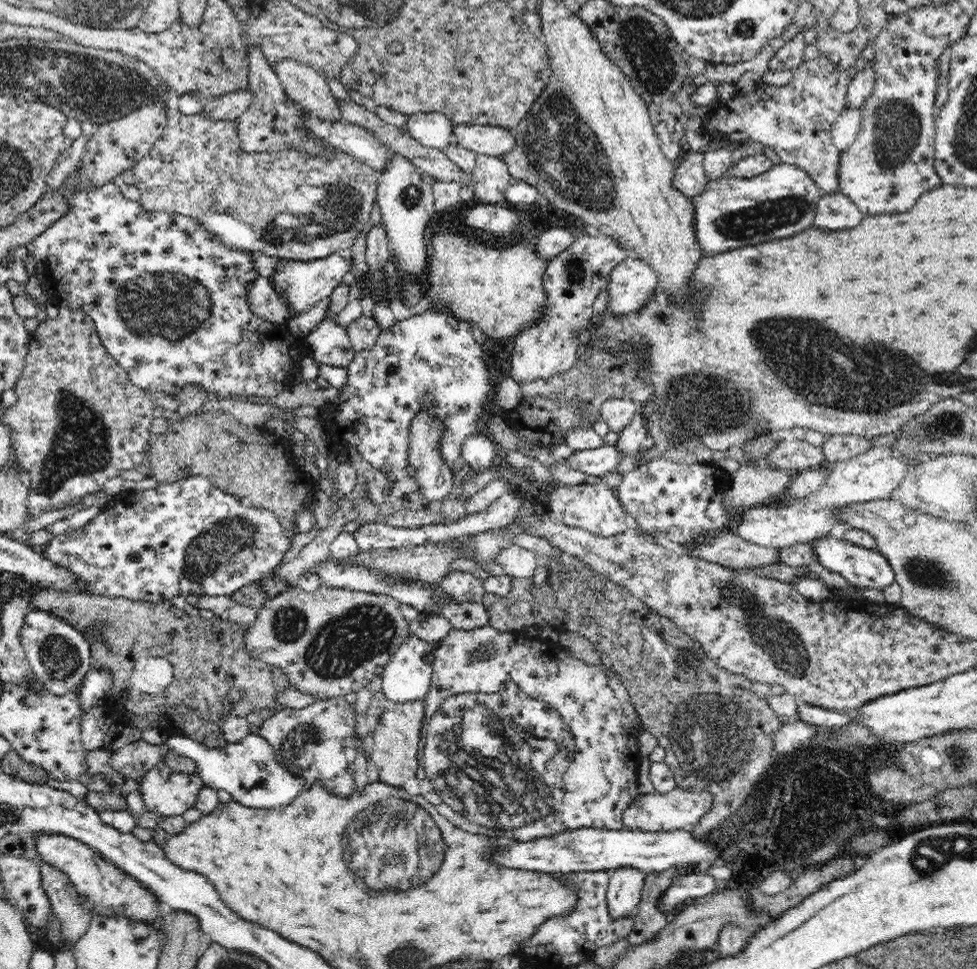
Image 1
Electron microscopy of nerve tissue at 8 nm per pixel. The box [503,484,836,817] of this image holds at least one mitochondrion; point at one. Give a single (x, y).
(784, 647)

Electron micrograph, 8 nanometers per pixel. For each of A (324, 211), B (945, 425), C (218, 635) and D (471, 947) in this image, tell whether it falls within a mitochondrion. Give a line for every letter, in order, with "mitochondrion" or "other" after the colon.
A: mitochondrion
B: mitochondrion
C: other
D: other

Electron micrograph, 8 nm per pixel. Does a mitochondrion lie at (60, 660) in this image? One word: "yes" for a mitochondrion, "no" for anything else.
yes

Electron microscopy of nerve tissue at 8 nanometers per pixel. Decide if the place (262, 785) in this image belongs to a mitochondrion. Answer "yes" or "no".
yes

